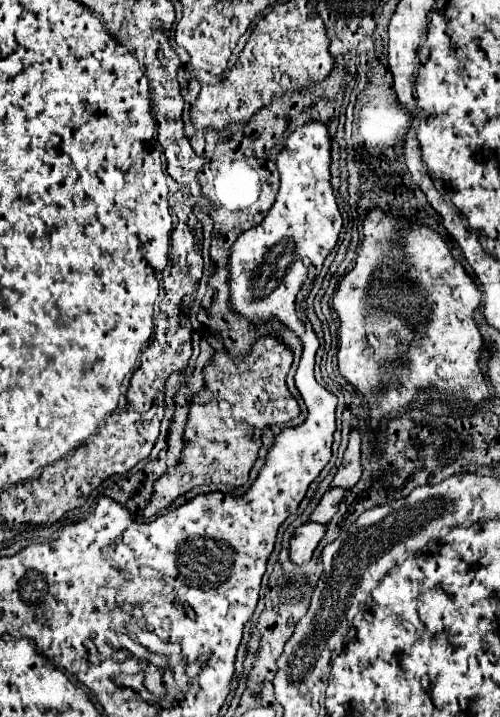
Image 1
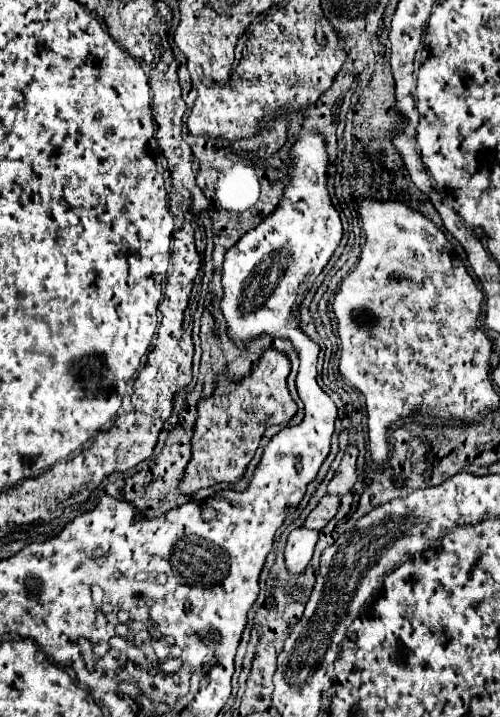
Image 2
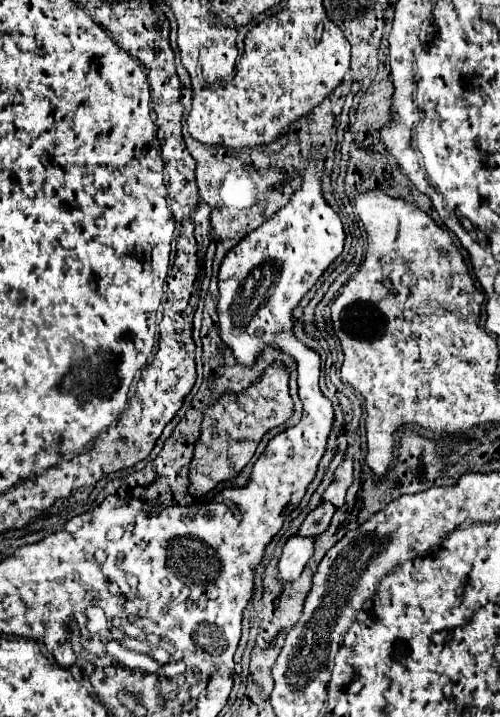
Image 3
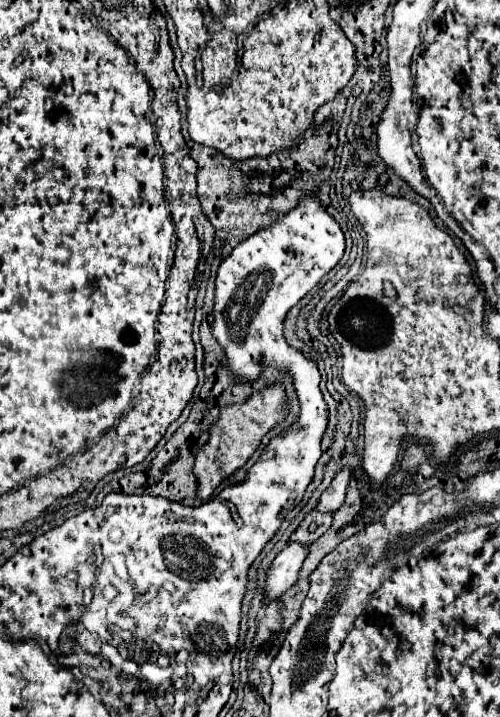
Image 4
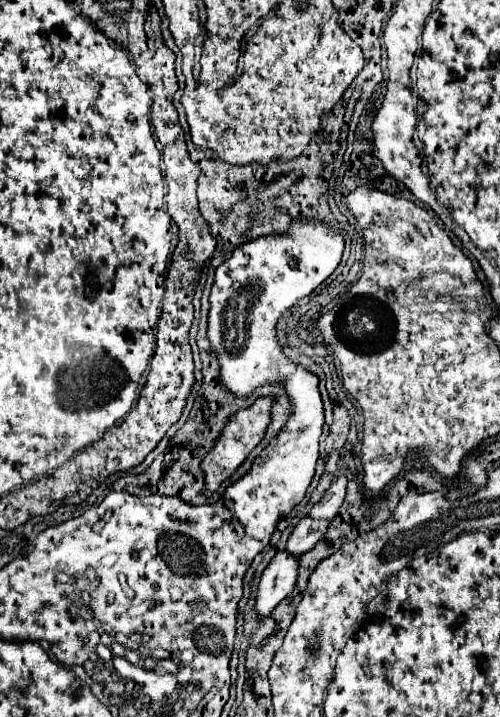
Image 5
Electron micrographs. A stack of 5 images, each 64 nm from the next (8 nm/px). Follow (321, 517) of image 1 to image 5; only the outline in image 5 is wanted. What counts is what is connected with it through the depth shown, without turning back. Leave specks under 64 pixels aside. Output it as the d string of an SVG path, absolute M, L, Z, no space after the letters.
M310 516L302 518L294 528L292 536L288 538L286 550L292 554L304 554L312 550L312 546L316 546L316 542L324 536L328 526L330 526L328 520L312 520Z

